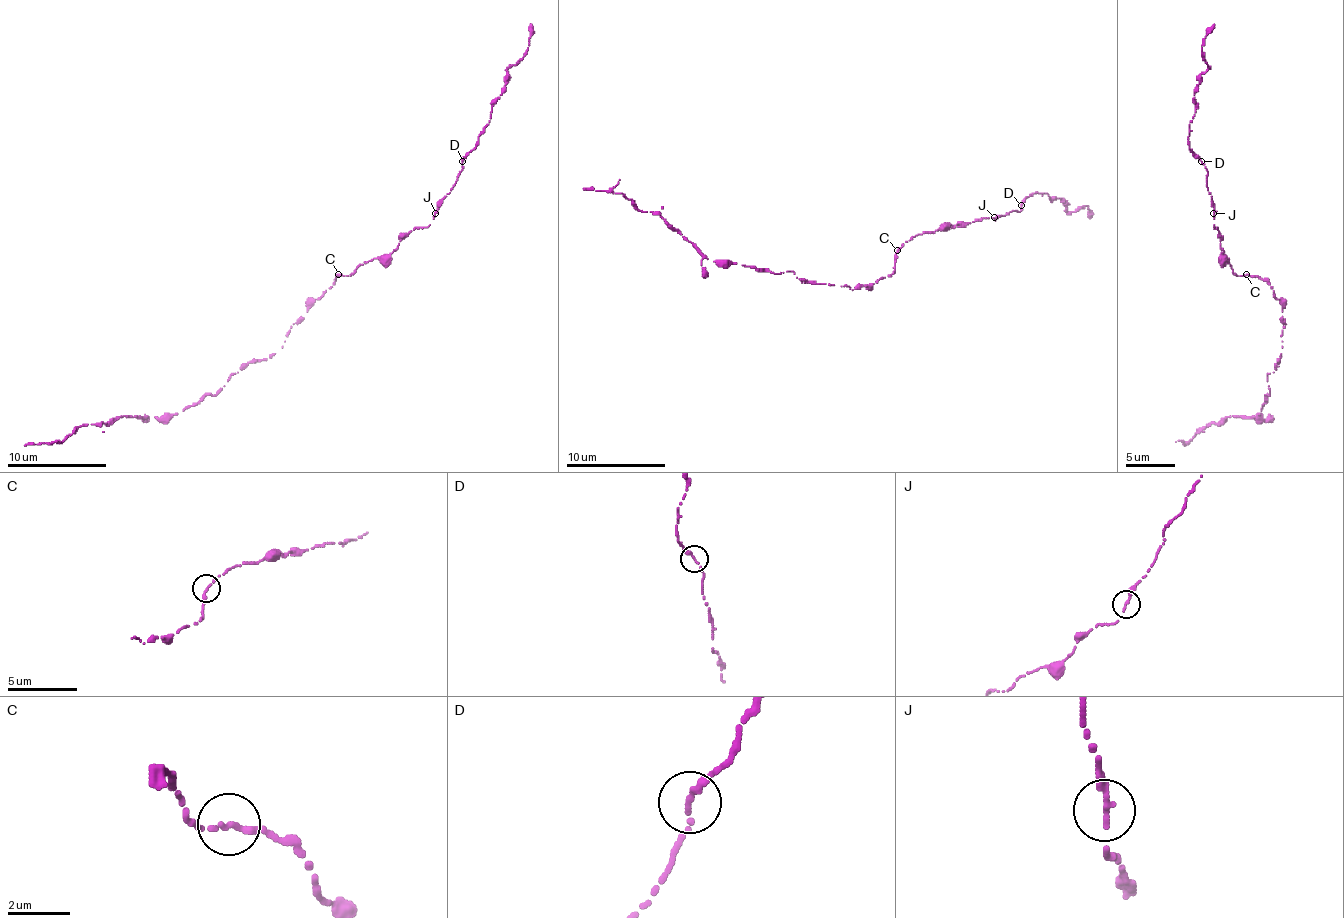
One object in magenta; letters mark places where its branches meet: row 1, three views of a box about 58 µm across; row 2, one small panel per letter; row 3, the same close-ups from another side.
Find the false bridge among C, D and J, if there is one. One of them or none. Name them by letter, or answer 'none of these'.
none of these

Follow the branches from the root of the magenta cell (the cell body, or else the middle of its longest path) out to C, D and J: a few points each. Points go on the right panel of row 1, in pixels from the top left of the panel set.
C: (1273, 290), (1265, 280), (1245, 275)
D: (1273, 290), (1265, 280), (1238, 275), (1231, 267), (1213, 228), (1208, 171), (1201, 161)
J: (1273, 290), (1265, 280), (1238, 275), (1231, 267), (1221, 245), (1221, 235), (1213, 228), (1213, 213)

